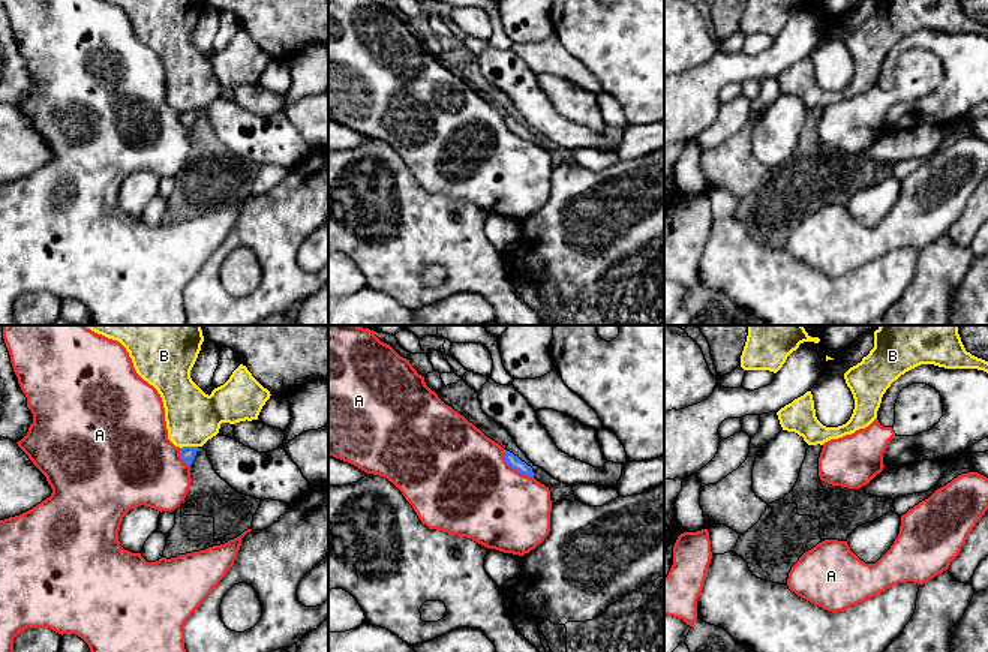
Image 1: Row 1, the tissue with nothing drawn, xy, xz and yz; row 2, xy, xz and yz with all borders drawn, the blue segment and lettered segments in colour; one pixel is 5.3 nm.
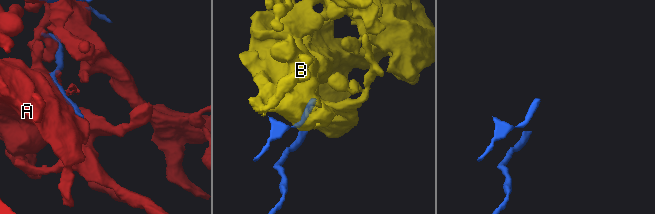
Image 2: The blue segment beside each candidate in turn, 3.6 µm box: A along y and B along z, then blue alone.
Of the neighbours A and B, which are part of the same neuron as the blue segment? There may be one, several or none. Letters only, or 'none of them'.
none of them

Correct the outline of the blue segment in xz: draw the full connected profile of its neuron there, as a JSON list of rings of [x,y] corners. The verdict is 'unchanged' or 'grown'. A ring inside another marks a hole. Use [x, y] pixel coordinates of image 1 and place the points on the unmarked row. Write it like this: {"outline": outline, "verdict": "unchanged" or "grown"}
{"outline": [[[504,114],[504,121],[505,126],[516,135],[519,135],[520,138],[525,138],[528,141],[534,141],[532,132],[528,130],[525,126],[522,126],[517,120],[514,120],[513,117]]], "verdict": "unchanged"}

